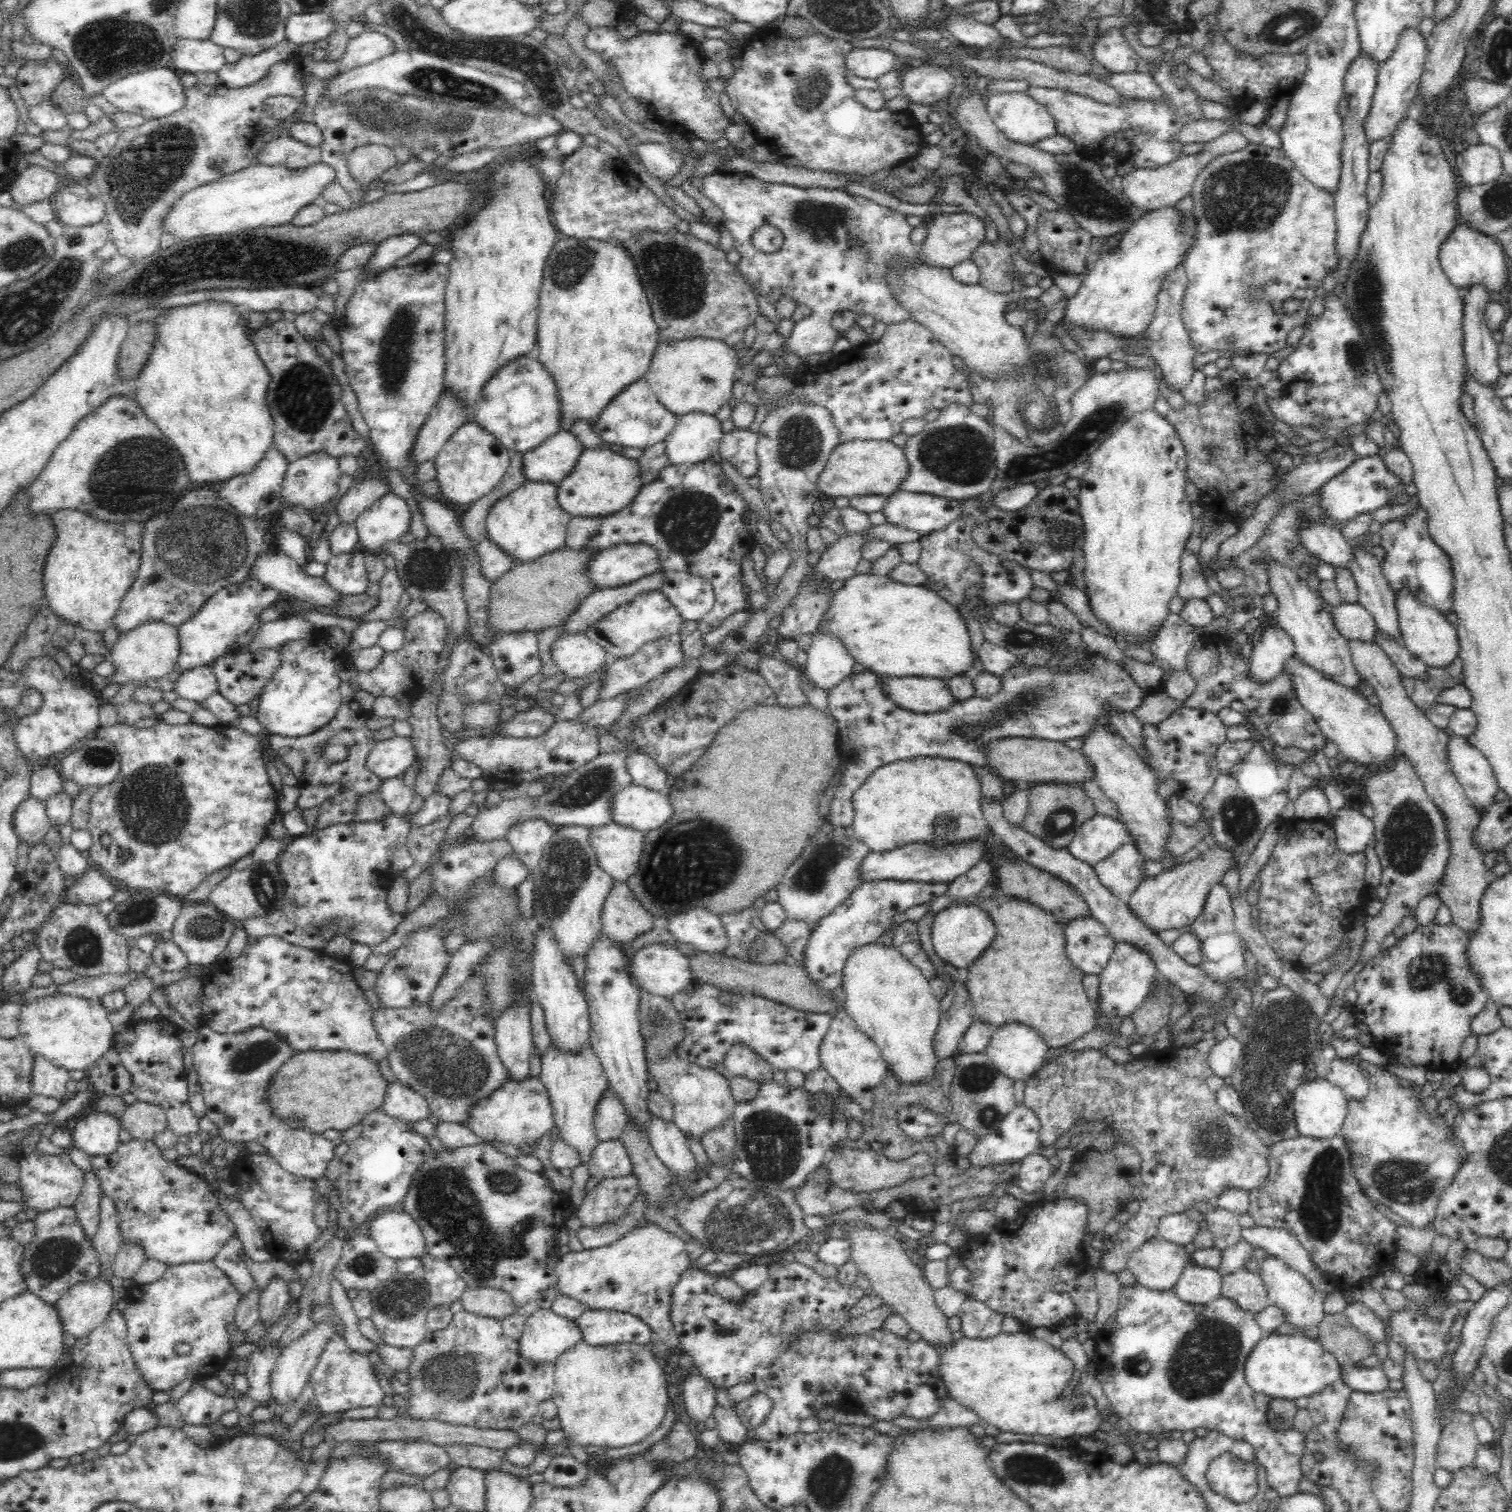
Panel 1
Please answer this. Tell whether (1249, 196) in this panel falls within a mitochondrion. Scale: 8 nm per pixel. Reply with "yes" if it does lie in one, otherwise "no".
yes

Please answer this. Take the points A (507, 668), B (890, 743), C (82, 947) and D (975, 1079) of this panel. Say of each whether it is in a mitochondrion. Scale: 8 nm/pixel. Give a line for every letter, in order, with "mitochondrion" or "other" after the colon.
A: other
B: other
C: mitochondrion
D: mitochondrion

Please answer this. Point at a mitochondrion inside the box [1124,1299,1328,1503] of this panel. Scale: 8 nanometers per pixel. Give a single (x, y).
(1204, 1363)

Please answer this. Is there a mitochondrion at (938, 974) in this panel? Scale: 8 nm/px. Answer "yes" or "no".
no

